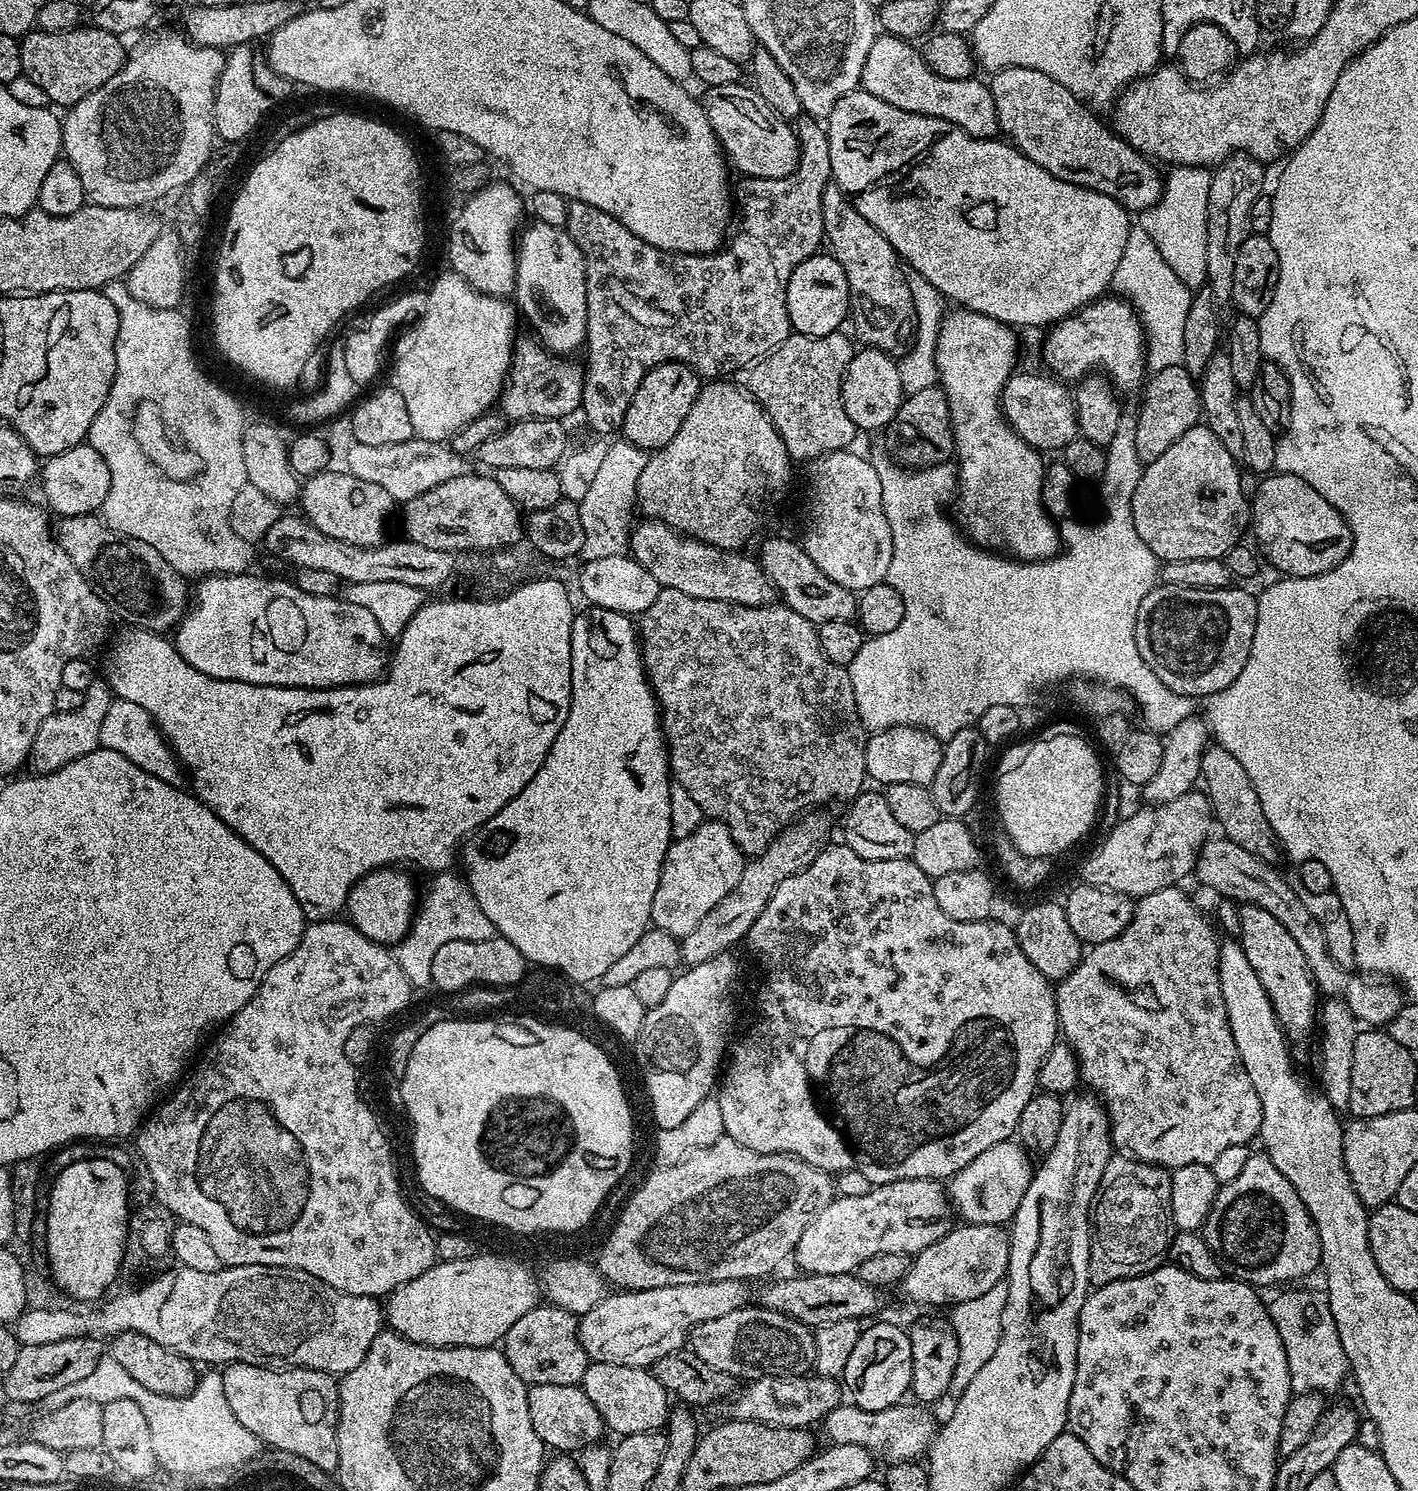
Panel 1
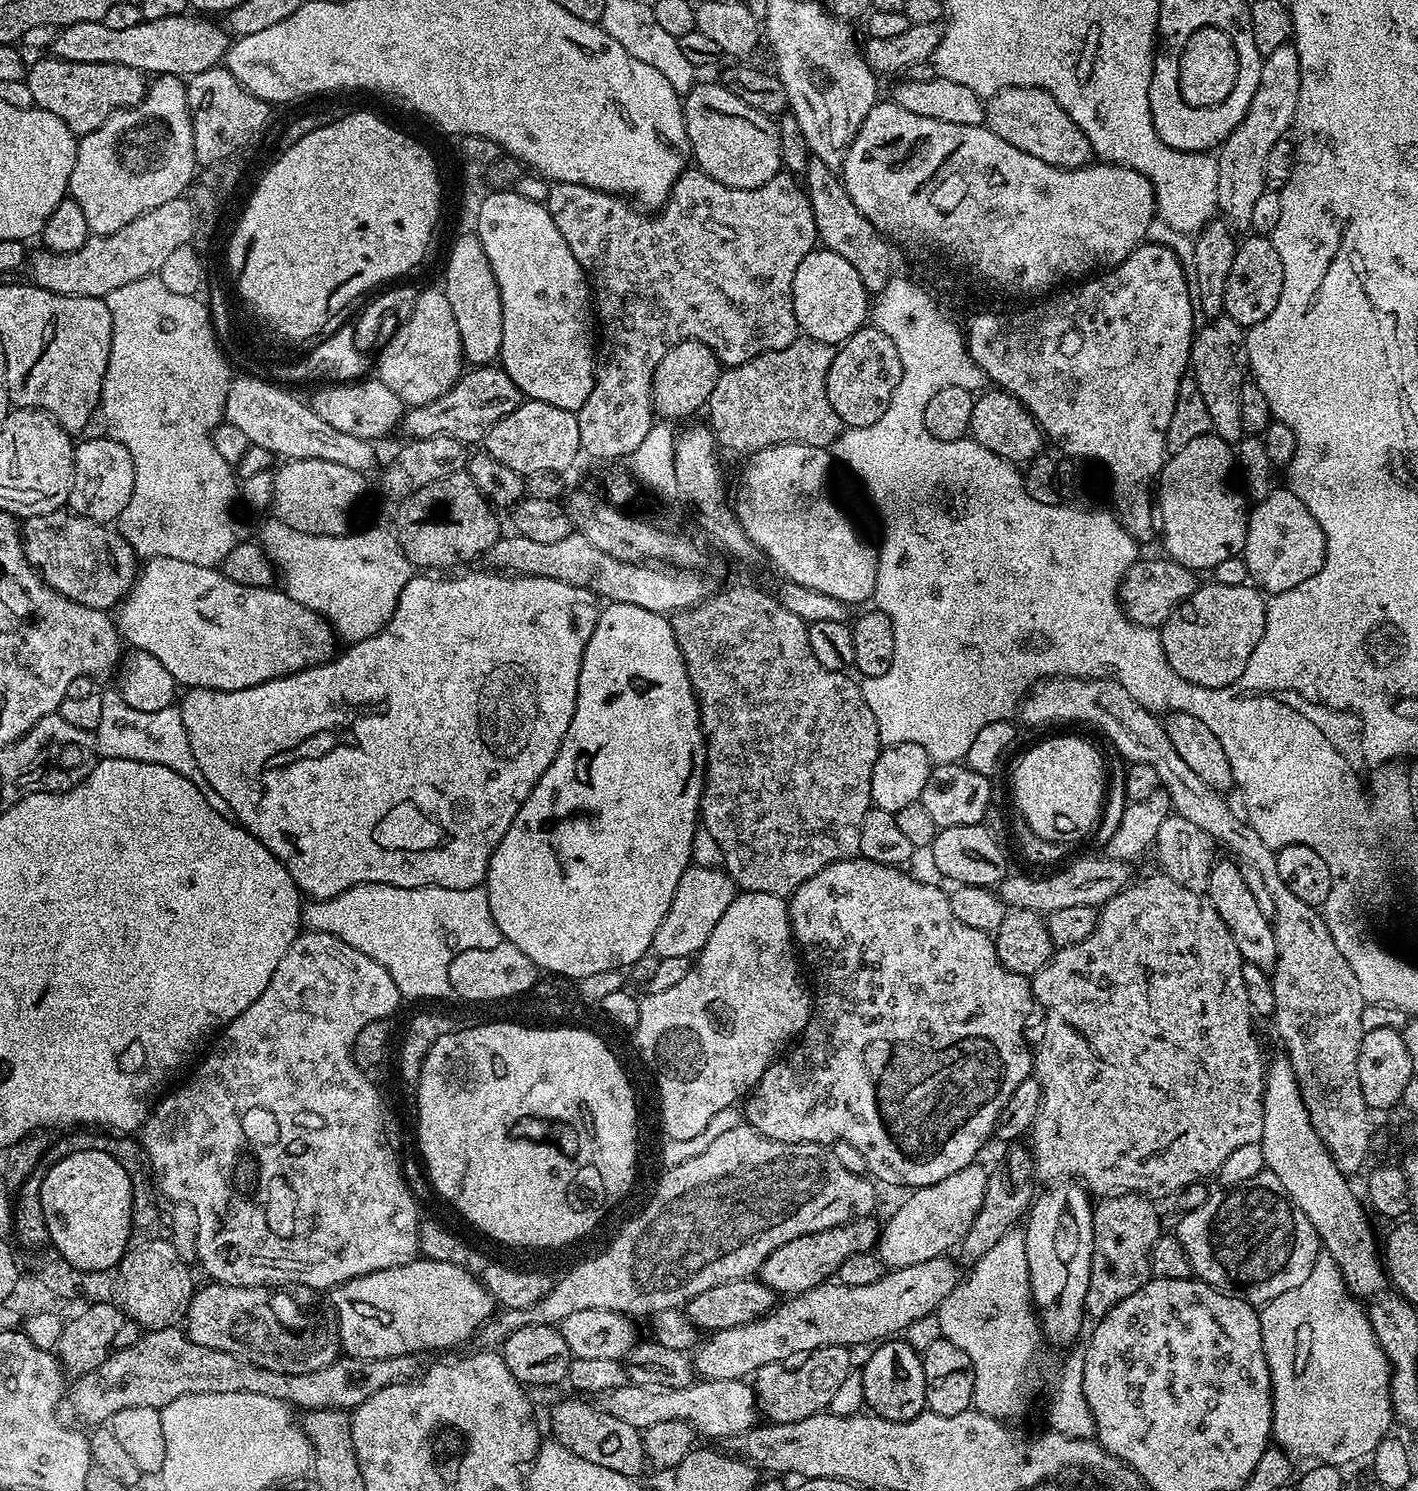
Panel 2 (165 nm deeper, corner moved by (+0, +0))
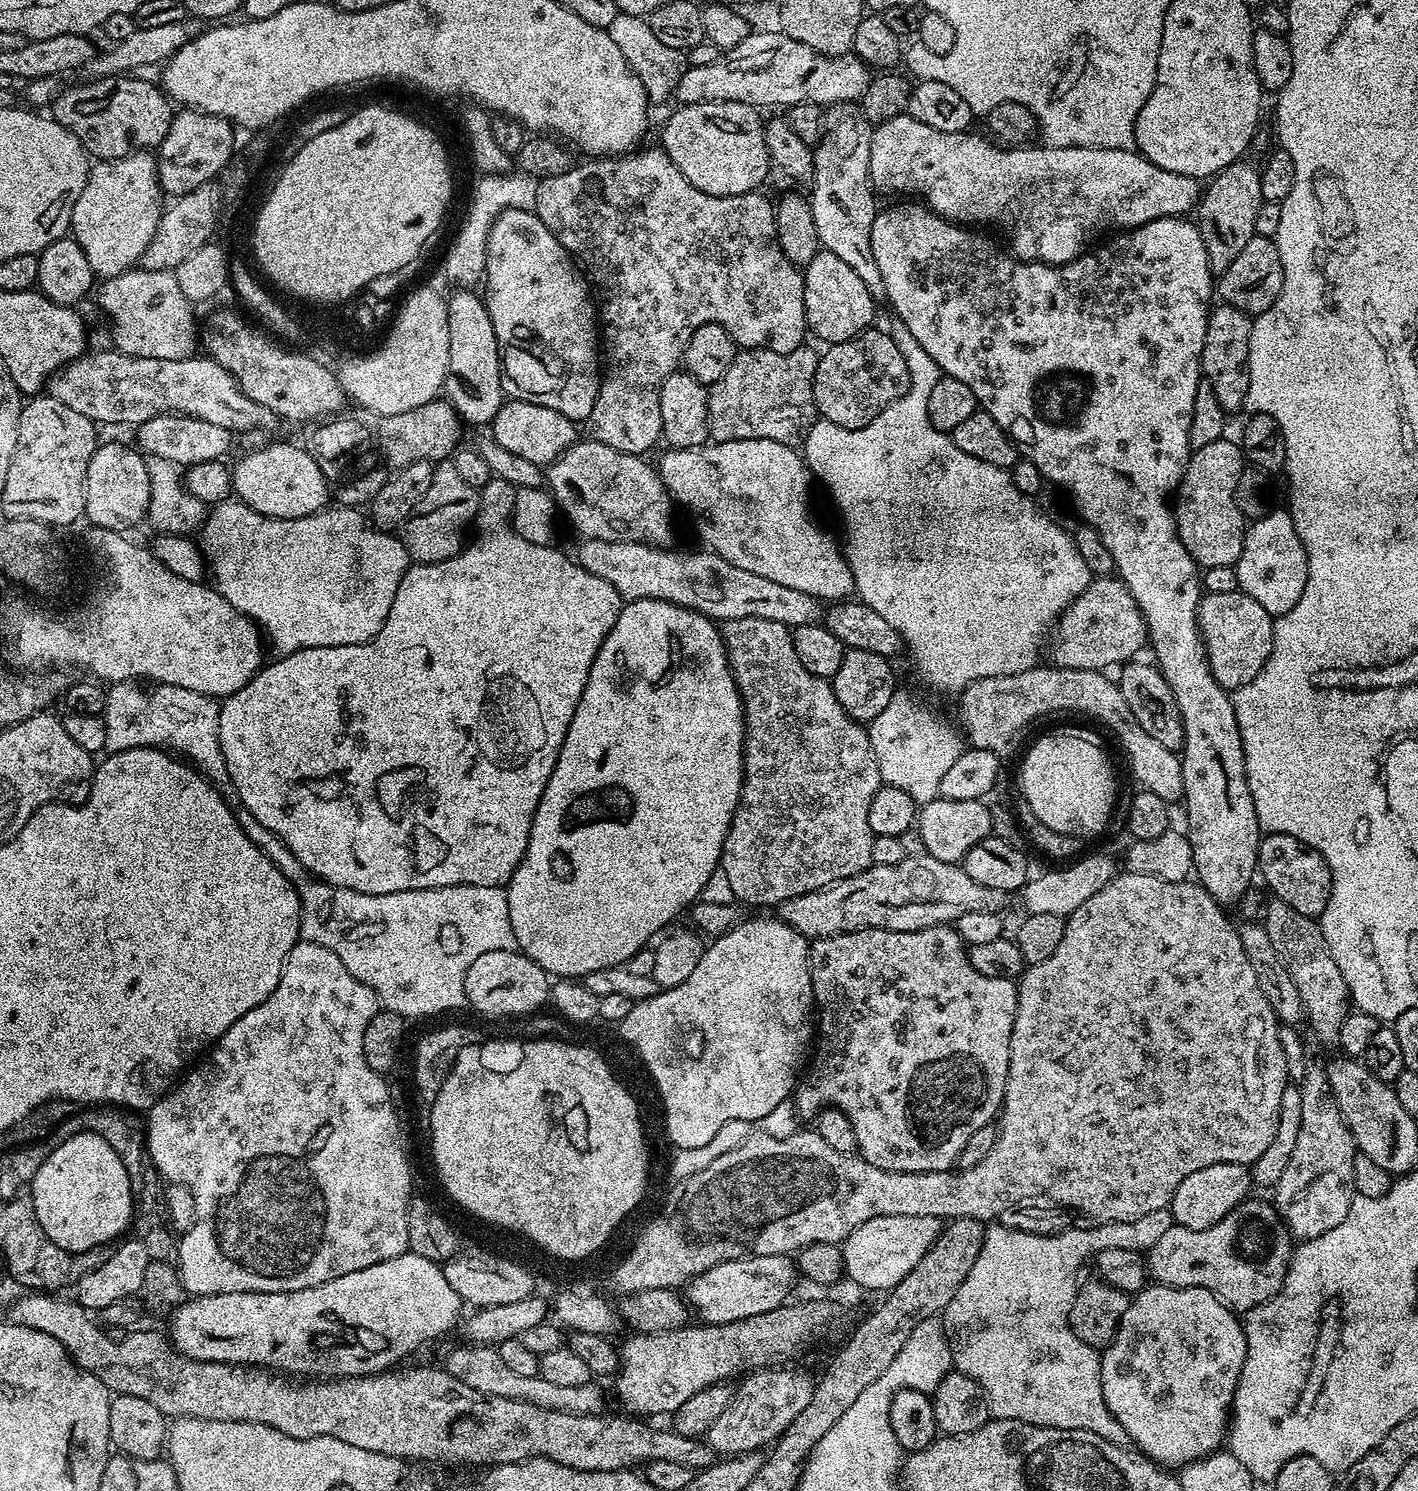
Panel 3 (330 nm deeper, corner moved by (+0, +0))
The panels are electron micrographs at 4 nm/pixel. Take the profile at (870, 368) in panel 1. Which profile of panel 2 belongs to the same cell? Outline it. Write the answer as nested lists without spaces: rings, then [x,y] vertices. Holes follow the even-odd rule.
[[[871,326],[859,328],[852,337],[836,348],[834,362],[830,362],[830,370],[826,374],[826,394],[830,398],[830,406],[834,406],[834,414],[838,414],[841,425],[850,428],[874,426],[882,414],[886,414],[886,406],[890,406],[890,398],[894,398],[894,390],[902,378],[902,358],[898,358],[898,346],[882,330]]]

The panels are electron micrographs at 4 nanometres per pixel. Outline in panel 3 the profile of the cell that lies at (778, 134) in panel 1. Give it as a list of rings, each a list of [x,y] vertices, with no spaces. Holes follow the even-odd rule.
[[[702,102],[680,104],[664,124],[659,143],[664,152],[686,174],[686,182],[708,196],[737,196],[757,191],[768,176],[770,161],[764,137],[765,121],[751,104]]]

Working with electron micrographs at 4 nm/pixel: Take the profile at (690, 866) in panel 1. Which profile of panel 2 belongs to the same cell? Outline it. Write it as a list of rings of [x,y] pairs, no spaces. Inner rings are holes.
[[[689,866],[682,874],[682,882],[678,882],[678,890],[674,890],[674,902],[670,902],[670,910],[666,918],[662,918],[662,926],[658,926],[654,934],[651,951],[661,960],[695,957],[706,946],[714,926],[718,926],[718,918],[726,914],[726,906],[735,900],[737,891],[728,873],[720,868]]]

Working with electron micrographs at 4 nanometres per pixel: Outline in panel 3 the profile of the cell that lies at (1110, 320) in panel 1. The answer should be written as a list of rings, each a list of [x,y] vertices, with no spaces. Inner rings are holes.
[[[904,203],[908,204],[896,204],[893,208],[881,207],[870,230],[870,246],[874,250],[874,262],[878,262],[878,270],[882,270],[887,303],[892,303],[893,310],[900,315],[897,316],[899,323],[904,324],[906,330],[914,334],[914,338],[918,338],[918,346],[922,346],[922,350],[926,350],[926,354],[934,358],[941,373],[950,378],[958,378],[958,382],[966,382],[966,386],[974,390],[977,405],[988,412],[990,418],[998,422],[998,426],[1002,426],[1002,430],[1016,443],[1019,455],[1025,460],[1034,462],[1034,466],[1038,466],[1038,470],[1049,485],[1057,484],[1072,495],[1072,500],[1080,511],[1080,520],[1096,528],[1102,542],[1110,550],[1115,575],[1123,580],[1134,602],[1140,607],[1140,613],[1148,624],[1148,644],[1156,655],[1154,663],[1166,678],[1176,699],[1176,705],[1180,708],[1180,717],[1184,720],[1184,746],[1180,756],[1184,779],[1182,804],[1188,807],[1186,835],[1193,850],[1195,879],[1216,899],[1217,904],[1229,906],[1228,904],[1236,904],[1239,900],[1241,903],[1246,893],[1253,887],[1252,876],[1254,880],[1258,872],[1256,855],[1260,849],[1262,829],[1254,810],[1254,798],[1250,798],[1244,747],[1232,698],[1229,689],[1223,688],[1212,676],[1208,665],[1208,654],[1204,650],[1204,640],[1200,636],[1200,624],[1196,620],[1202,595],[1202,572],[1196,560],[1190,558],[1186,546],[1182,546],[1176,529],[1174,508],[1170,503],[1170,497],[1179,489],[1180,480],[1184,477],[1188,457],[1194,451],[1190,446],[1188,431],[1190,418],[1194,414],[1194,394],[1198,394],[1198,386],[1202,379],[1200,359],[1206,338],[1208,313],[1213,303],[1212,296],[1214,300],[1214,273],[1206,254],[1206,242],[1202,238],[1199,227],[1193,221],[1191,224],[1191,219],[1188,218],[1163,216],[1137,228],[1127,229],[1123,234],[1113,235],[1111,237],[1113,240],[1109,244],[1085,251],[1084,255],[1070,264],[1038,264],[1017,260],[1011,251],[1004,249],[1003,252],[990,237],[979,236],[976,233],[979,231],[971,227],[944,219],[923,203]]]

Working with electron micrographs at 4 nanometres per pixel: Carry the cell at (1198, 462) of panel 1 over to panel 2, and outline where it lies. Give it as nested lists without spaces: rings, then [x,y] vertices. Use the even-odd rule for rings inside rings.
[[[1215,434],[1199,436],[1194,438],[1194,442],[1186,442],[1186,446],[1175,449],[1164,461],[1158,487],[1154,492],[1154,504],[1158,509],[1158,532],[1164,535],[1164,548],[1168,551],[1165,552],[1167,559],[1176,560],[1193,570],[1211,570],[1220,562],[1243,553],[1248,533],[1249,509],[1244,508],[1245,497],[1234,483],[1233,445],[1225,442],[1222,437]]]

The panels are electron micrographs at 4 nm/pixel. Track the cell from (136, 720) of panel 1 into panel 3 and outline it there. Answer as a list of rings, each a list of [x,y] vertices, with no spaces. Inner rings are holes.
[[[116,682],[107,689],[103,715],[107,751],[114,753],[131,748],[162,748],[179,754],[187,763],[195,766],[200,775],[205,776],[219,792],[236,788],[222,758],[218,734],[220,704],[214,702],[213,697],[186,690],[182,686],[156,684],[149,692],[136,687],[140,686],[132,682]]]

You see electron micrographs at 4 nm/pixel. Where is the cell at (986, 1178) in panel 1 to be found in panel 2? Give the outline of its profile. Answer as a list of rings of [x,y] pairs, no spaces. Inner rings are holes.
[[[976,1162],[967,1164],[962,1170],[958,1170],[958,1174],[950,1174],[950,1178],[942,1178],[942,1182],[934,1182],[930,1186],[911,1189],[905,1195],[908,1197],[897,1206],[896,1213],[882,1224],[878,1232],[878,1255],[885,1269],[905,1268],[918,1262],[930,1262],[930,1258],[951,1253],[951,1248],[953,1251],[959,1245],[970,1230],[984,1197],[986,1172],[978,1165]]]

